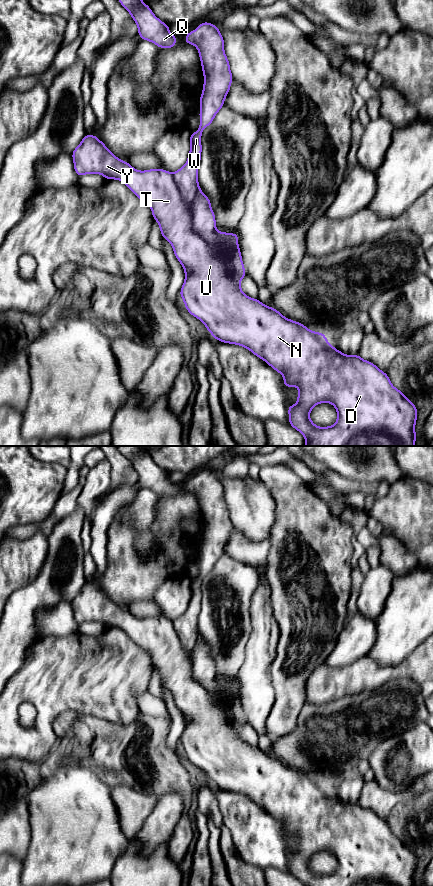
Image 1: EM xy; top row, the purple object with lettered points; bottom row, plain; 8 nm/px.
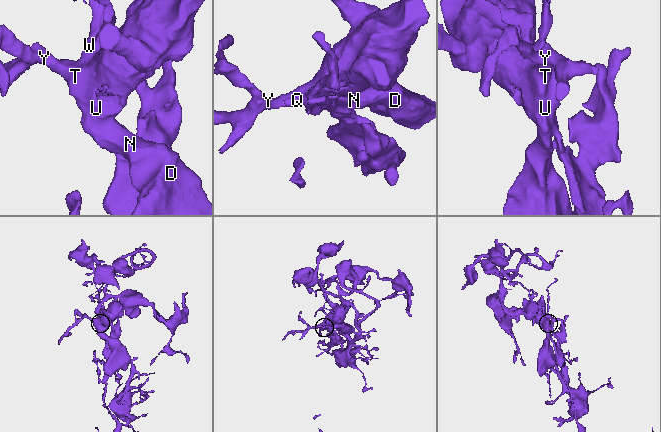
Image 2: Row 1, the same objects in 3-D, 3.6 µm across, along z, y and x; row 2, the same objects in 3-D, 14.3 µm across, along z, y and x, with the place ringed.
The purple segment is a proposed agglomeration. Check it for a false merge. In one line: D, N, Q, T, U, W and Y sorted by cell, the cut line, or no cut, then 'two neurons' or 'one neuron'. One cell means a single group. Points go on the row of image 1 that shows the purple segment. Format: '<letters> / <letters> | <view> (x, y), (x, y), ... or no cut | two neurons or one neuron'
D N T U Y / Q W | xy (172, 173), (191, 213), (192, 227), (210, 244), (220, 245) | two neurons

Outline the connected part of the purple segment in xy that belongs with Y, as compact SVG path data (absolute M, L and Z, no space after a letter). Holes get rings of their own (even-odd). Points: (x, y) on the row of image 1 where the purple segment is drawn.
M85 135L81 143L72 152L72 158L74 163L74 170L79 177L86 174L100 174L108 180L120 180L129 188L130 191L133 192L134 195L136 195L141 201L146 203L151 208L153 218L158 222L162 237L164 237L172 245L174 254L184 269L185 280L180 290L180 296L182 297L184 305L186 306L186 309L189 314L199 319L205 325L207 330L212 334L214 339L217 339L220 342L245 347L258 358L264 360L274 370L279 372L284 378L283 383L285 387L297 387L299 389L297 403L288 407L289 424L305 437L305 446L415 446L417 432L414 431L414 427L417 421L417 408L413 404L413 402L410 401L400 390L395 388L392 385L389 376L385 372L381 371L372 362L362 359L359 354L345 355L343 352L338 351L335 347L330 345L329 341L326 339L325 334L311 331L305 325L284 317L278 310L264 305L258 299L250 298L245 295L241 289L240 282L237 283L230 277L225 263L219 256L221 250L224 247L236 245L240 250L240 247L238 245L238 232L235 234L227 232L222 233L216 229L216 234L222 240L221 245L213 246L210 245L205 239L203 239L193 228L192 213L190 212L184 198L180 193L177 184L175 183L173 173L166 171L165 169L150 169L145 171L139 171L132 167L128 162L122 161L118 157L116 157L95 135ZM319 403L331 403L337 410L337 421L332 426L318 427L309 418L311 410Z

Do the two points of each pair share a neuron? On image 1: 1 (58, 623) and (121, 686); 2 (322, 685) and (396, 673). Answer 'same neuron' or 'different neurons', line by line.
1: different neurons
2: same neuron

